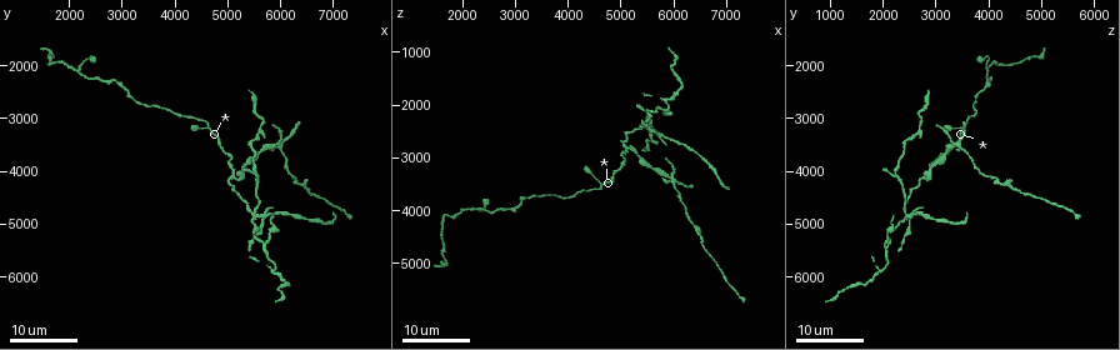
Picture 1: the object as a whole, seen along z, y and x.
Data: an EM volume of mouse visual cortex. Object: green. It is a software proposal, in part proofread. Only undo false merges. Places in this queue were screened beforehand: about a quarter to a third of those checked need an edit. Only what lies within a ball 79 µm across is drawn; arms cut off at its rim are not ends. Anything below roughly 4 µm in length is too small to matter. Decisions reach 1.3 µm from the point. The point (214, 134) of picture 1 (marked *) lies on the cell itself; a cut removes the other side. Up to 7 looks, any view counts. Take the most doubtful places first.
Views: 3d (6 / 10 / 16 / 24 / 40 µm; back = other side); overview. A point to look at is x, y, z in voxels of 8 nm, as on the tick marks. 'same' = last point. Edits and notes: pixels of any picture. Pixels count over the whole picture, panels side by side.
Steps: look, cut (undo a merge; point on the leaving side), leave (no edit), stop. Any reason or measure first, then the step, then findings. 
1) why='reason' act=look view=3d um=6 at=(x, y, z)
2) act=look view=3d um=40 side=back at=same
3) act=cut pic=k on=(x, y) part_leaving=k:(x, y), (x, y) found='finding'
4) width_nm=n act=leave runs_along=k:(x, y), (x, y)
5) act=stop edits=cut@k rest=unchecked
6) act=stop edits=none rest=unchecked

why='four or more arms meet' act=look view=3d um=24 at=(5550, 4850, 2500)

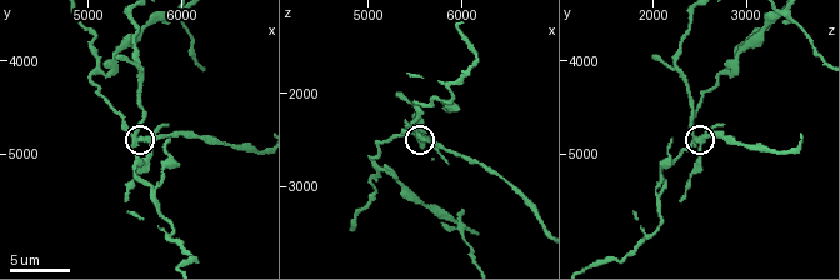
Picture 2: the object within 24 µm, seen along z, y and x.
act=look view=3d um=10 at=(5600, 4850, 2500)

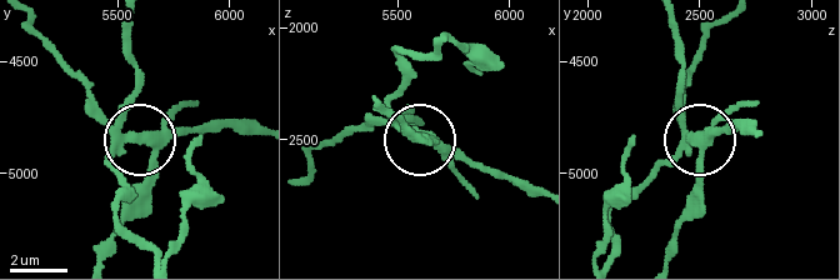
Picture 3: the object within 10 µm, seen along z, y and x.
act=cut pic=3 on=(154, 141) part_leaving=3:(113, 134), (135, 85), (128, 21) found='two cells meet here'

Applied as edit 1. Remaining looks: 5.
why='side arm on a straight run' act=look view=3d um=16 at=(5100, 4100, 2800)

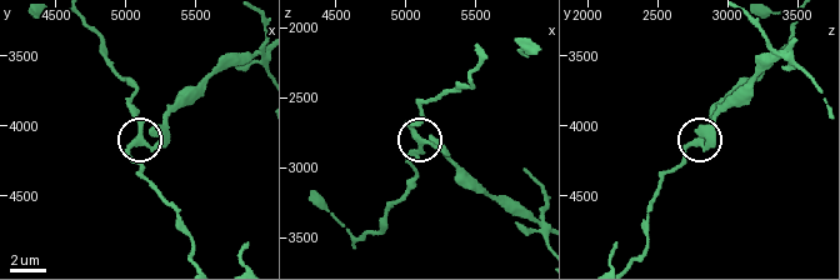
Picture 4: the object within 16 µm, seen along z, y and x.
why='zoom in' act=look view=3d um=6 at=(5120, 4100, 2800)

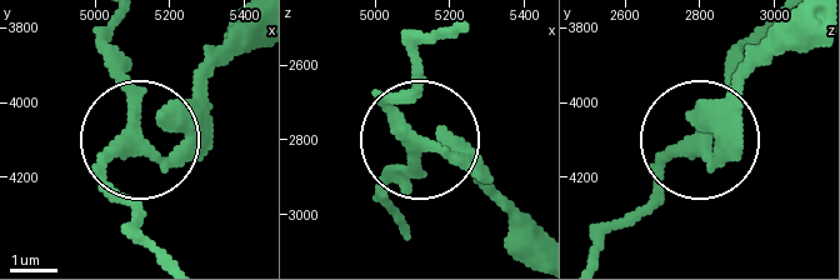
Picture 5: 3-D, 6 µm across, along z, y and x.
arms=3 act=cut pic=5 on=(200, 100) part_leaving=5:(168, 159), (191, 103), (250, 43) found='two cells meet here'

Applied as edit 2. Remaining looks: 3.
why='see it whole again' act=look view=overview

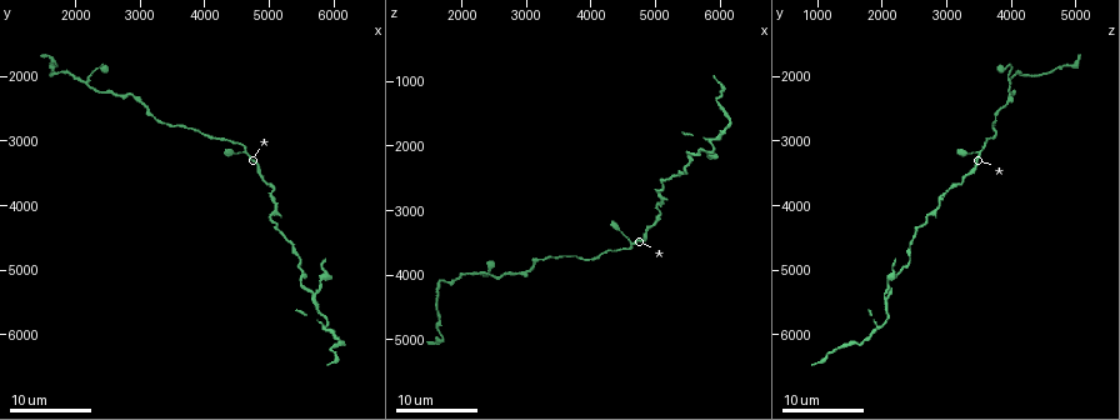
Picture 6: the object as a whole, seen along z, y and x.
why='a fork' act=look view=3d um=16 at=(5650, 5450, 2100)

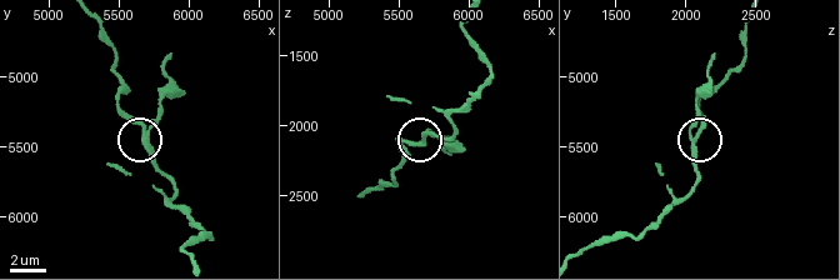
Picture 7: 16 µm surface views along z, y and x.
act=look view=3d um=6 at=(5700, 5440, 2060)

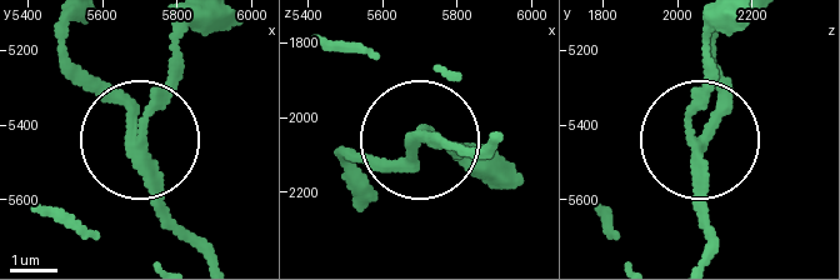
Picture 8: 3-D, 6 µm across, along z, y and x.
act=cut pic=8 on=(169, 95) part_leaving=8:(154, 160), (141, 116), (174, 20) found='two cells meet here'

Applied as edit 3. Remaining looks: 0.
act=stop edits=cut@3,cut@5,cut@8 rest=unchecked

